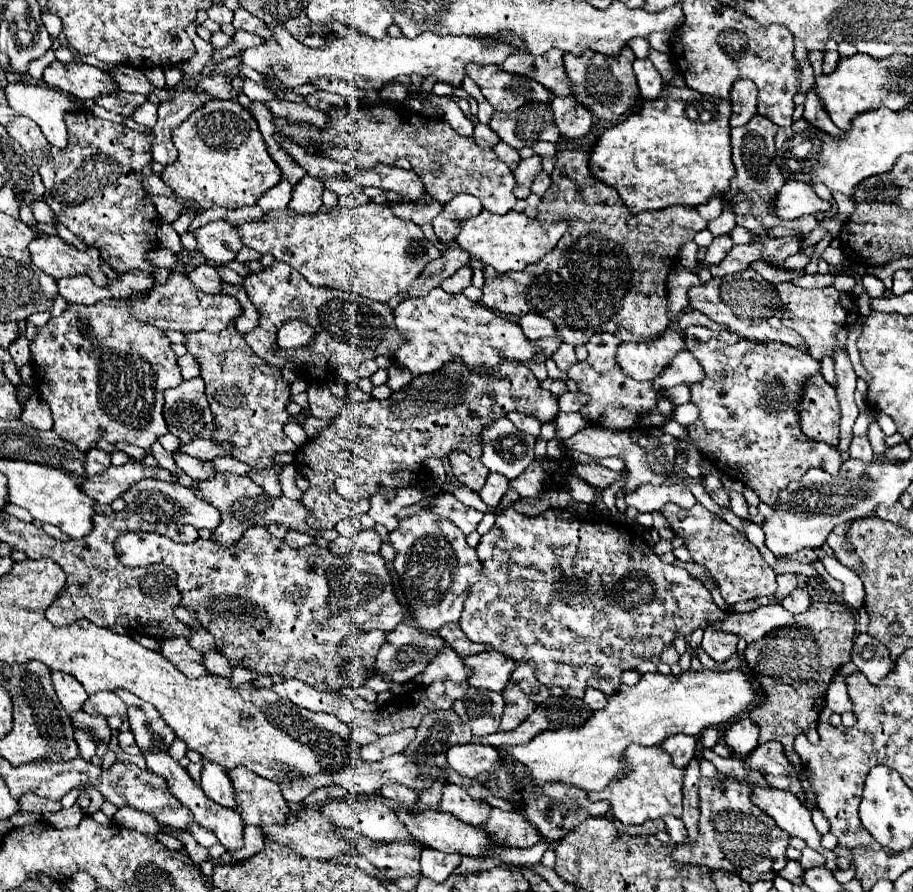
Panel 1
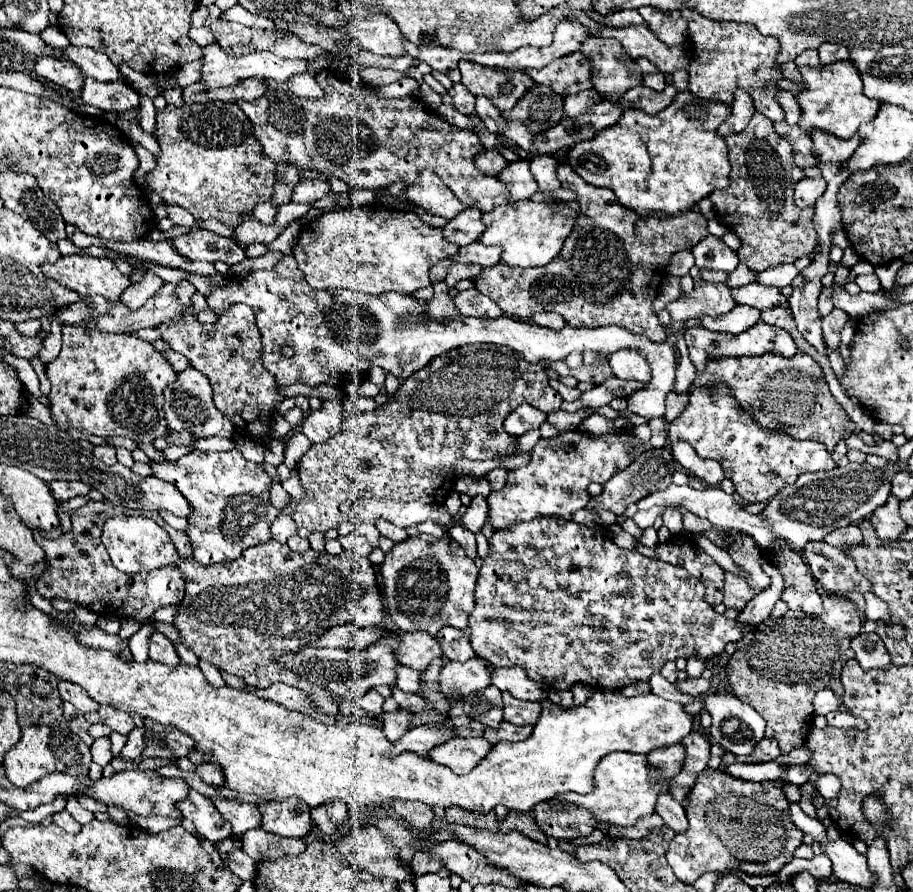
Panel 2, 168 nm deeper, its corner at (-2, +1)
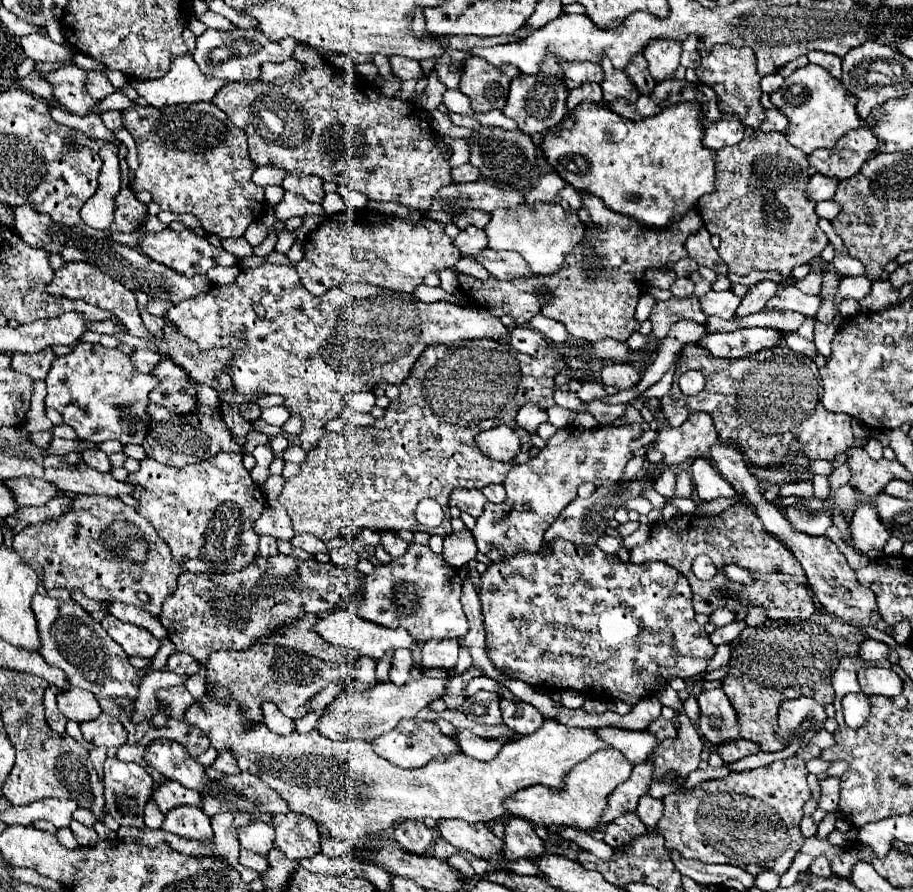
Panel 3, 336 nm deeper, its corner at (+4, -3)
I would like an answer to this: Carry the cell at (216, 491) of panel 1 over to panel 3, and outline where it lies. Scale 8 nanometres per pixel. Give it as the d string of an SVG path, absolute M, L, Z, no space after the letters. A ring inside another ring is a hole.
M221 452L213 460L189 464L185 468L163 466L153 458L145 458L139 464L139 470L127 474L125 478L127 484L137 488L133 492L133 498L137 500L135 510L151 522L151 526L169 546L173 560L177 560L183 570L201 574L231 574L253 562L259 546L259 536L253 532L253 522L261 516L267 500L261 488L251 480L239 454Z

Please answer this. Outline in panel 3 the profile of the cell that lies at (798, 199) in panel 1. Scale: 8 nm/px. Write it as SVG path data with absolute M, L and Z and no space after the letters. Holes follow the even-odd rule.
M815 174L811 180L809 180L809 188L807 188L807 196L815 202L821 202L821 200L829 200L833 198L835 190L837 190L837 184L839 180L833 180L829 176L823 176L823 174Z

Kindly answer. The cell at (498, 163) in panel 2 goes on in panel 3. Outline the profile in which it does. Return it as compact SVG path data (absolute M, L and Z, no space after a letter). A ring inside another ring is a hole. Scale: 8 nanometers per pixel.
M463 164L459 168L453 168L451 176L453 176L455 182L477 182L481 178L477 168L473 168L471 164Z

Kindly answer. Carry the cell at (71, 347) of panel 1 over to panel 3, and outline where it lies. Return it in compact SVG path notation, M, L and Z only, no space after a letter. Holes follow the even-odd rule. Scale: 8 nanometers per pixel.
M79 342L71 354L57 356L51 362L45 384L45 404L55 408L79 438L89 442L117 440L121 444L141 444L145 440L149 430L147 396L157 386L157 380L151 374L137 372L121 350Z

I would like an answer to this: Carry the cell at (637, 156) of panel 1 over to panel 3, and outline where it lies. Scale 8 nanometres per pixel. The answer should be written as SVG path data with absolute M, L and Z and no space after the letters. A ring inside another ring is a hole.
M585 100L573 112L567 114L573 120L571 128L559 132L547 132L541 142L541 150L549 166L579 192L587 192L605 202L605 206L623 216L631 216L645 226L663 228L681 220L703 194L715 188L715 152L701 144L703 124L699 122L699 106L693 102L681 102L665 108L661 114L645 120L627 120L609 110L603 104Z

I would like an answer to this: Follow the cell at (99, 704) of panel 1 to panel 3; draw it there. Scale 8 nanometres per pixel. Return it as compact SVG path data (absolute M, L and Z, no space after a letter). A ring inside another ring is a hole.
M101 714L93 722L81 722L81 734L87 742L93 742L95 746L105 746L105 748L119 748L127 740L127 732L123 724L109 714Z

